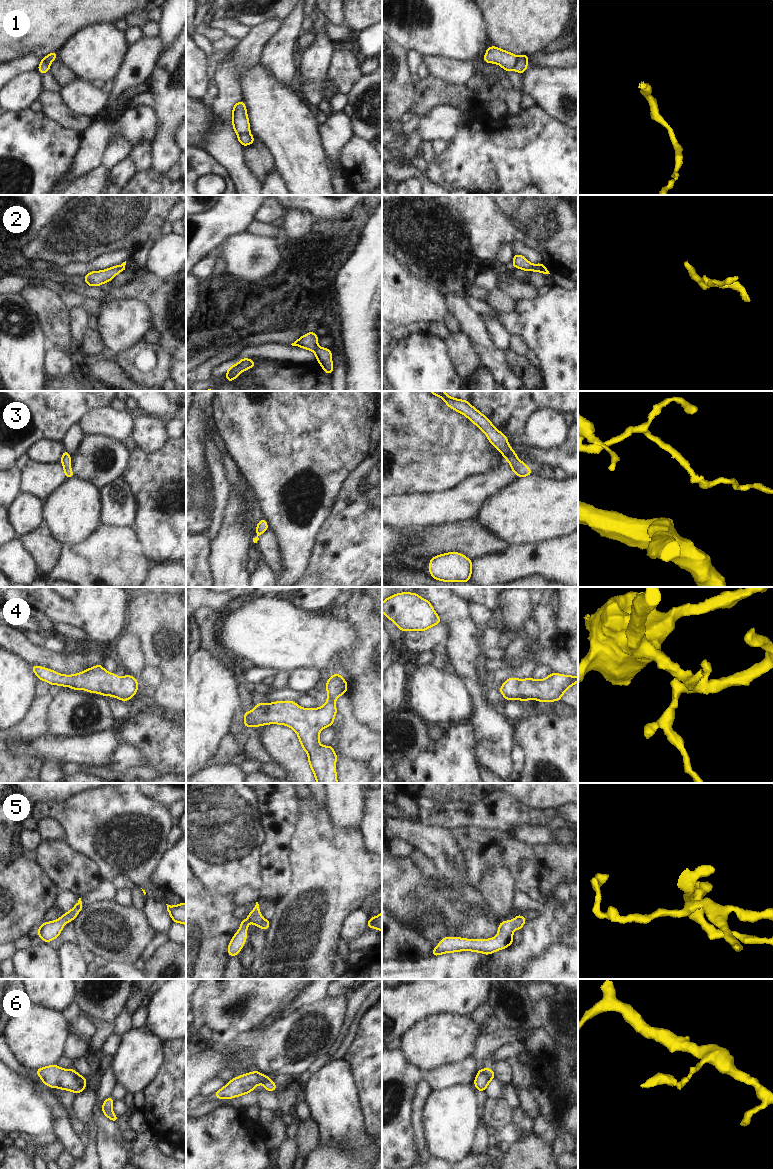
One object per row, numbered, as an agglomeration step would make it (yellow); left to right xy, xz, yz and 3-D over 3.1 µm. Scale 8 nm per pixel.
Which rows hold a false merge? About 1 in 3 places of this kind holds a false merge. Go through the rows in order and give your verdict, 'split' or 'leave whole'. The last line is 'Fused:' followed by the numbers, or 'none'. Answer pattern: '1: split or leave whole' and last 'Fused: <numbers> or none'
1: split
2: leave whole
3: leave whole
4: leave whole
5: leave whole
6: split
Fused: 1, 6

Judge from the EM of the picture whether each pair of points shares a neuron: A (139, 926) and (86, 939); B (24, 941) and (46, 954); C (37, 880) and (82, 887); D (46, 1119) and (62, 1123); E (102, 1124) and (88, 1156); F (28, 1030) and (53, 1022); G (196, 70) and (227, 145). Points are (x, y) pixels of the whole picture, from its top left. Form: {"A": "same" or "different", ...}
{"A": "same", "B": "different", "C": "different", "D": "different", "E": "different", "F": "same", "G": "different"}

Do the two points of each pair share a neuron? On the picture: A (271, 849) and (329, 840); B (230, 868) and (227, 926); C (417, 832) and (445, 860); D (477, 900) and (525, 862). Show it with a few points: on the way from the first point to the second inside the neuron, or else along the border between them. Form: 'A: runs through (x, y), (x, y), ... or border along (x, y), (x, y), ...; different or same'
A: border along (295, 823), (289, 845), (288, 863), (290, 869); different
B: border along (206, 889), (216, 893), (234, 892); different
C: runs through (424, 839), (438, 853); same
D: border along (469, 888), (462, 900), (481, 906), (483, 913); different

